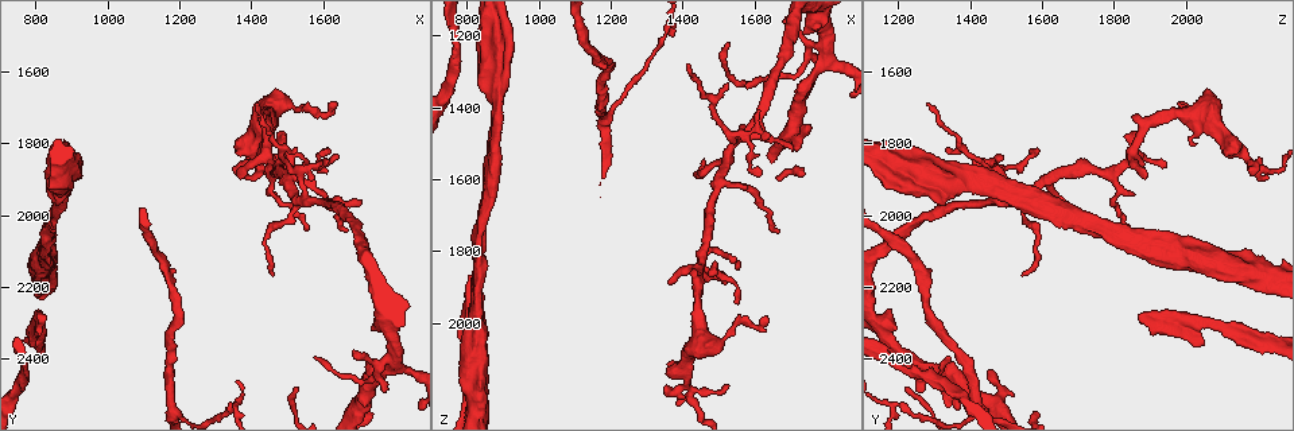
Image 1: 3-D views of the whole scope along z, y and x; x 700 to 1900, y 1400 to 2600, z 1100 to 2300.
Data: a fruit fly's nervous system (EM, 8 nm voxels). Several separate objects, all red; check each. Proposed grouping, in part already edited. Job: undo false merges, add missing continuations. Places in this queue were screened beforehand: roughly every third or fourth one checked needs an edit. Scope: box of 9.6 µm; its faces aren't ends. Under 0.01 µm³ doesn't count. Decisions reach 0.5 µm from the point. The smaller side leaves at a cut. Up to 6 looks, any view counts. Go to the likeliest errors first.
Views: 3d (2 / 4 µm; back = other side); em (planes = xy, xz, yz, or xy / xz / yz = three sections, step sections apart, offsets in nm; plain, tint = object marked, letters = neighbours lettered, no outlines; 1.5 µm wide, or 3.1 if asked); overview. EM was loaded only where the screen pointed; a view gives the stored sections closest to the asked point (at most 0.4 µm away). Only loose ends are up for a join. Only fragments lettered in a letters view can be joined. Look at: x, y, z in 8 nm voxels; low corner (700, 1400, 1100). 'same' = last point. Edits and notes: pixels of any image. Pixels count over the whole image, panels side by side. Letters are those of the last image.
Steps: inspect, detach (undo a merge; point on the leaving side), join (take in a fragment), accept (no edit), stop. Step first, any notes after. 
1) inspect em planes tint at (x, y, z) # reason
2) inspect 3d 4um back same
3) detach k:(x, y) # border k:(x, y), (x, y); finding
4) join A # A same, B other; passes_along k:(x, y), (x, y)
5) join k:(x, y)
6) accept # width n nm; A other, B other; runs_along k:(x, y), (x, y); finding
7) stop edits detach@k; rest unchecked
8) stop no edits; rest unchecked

inspect em planes letters at (780, 2350, 2060) # branch stops here

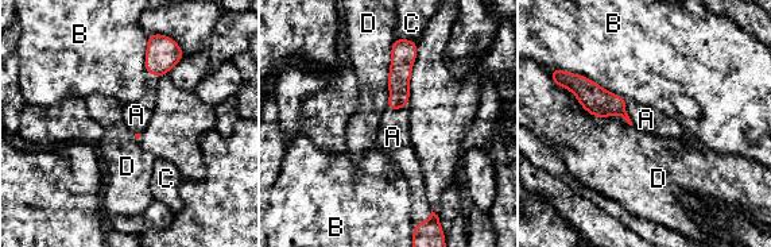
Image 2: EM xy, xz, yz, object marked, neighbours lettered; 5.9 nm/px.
join A # longest_contact D 480 nm; A same, B other, C other, D other; it goes on there

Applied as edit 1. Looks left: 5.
inspect overview

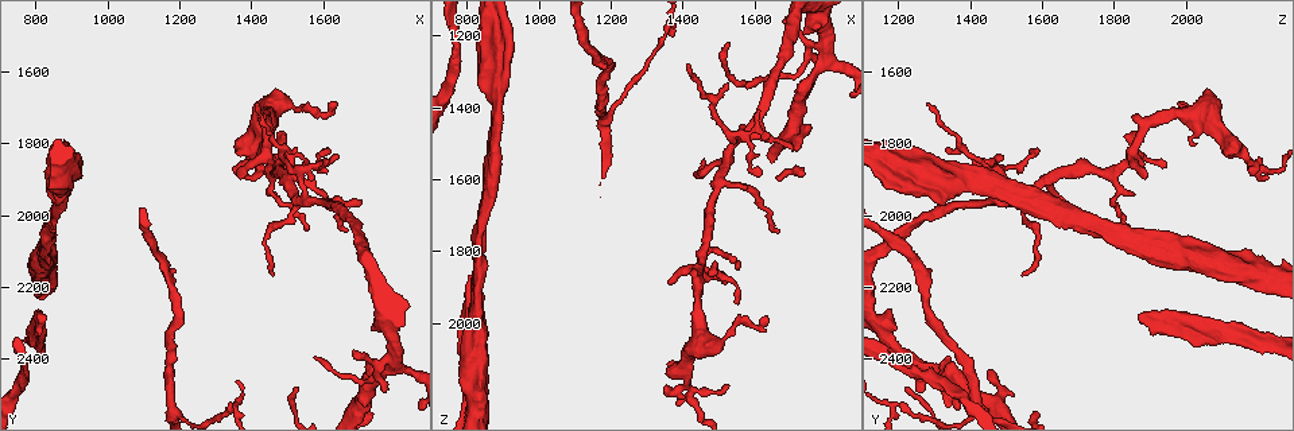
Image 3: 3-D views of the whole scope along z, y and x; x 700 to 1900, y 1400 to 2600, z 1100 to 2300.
inspect 3d 4um at (1450, 1840, 1850) # thick turns thin

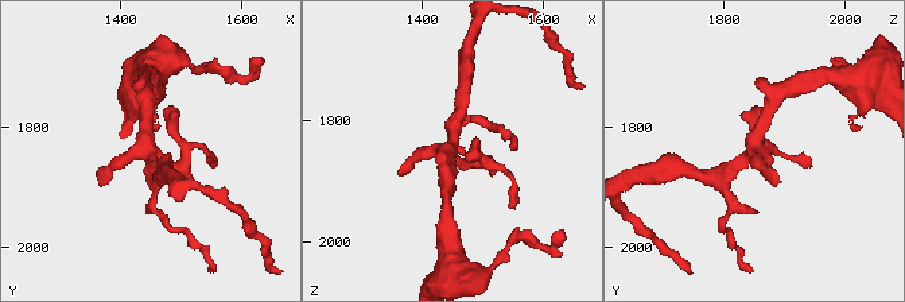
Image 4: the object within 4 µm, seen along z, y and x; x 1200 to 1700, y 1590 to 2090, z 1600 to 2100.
inspect em xy step 4 plain at (1450, 1840, 1850)

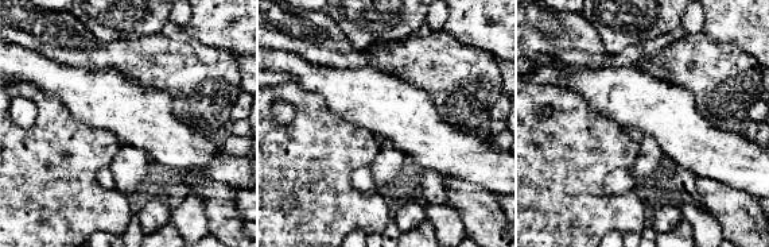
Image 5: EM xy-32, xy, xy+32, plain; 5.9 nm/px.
inspect em xy step 4 letters same # see the neighbours

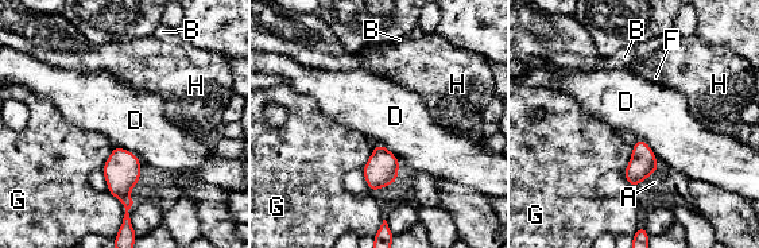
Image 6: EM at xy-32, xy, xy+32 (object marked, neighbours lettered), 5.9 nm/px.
accept # A other, B other, D other, F other, G other, H other; border 6:(636, 138), (647, 143), (658, 163); one neuron here

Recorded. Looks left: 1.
inspect em planes letters at (1360, 1880, 2180) # an open end

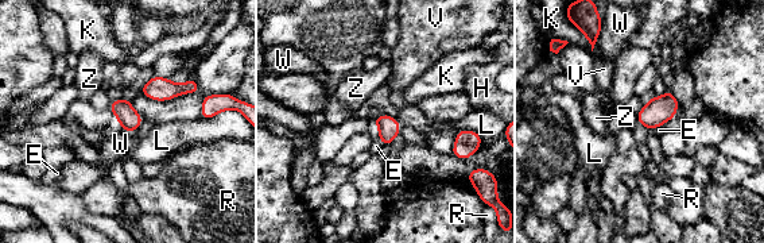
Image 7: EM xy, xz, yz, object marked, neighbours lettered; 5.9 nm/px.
accept # E other, H other, K other, L other, R other, V other, W other, Z other; border 7:(457, 131), (474, 130), (479, 134); none of them fits

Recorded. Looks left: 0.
stop edits join@2; rest unchecked

